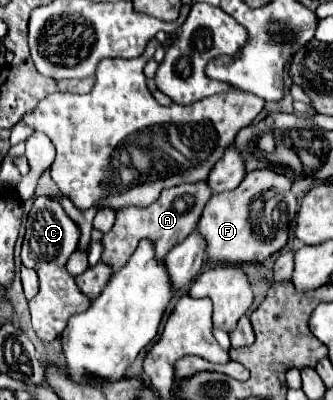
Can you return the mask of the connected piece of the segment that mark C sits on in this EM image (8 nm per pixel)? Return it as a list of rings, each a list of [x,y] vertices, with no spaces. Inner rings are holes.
[[[40,196],[34,200],[34,206],[28,214],[26,236],[22,244],[22,264],[38,272],[40,292],[30,300],[30,314],[34,332],[42,342],[52,342],[62,334],[66,322],[72,314],[84,312],[90,306],[90,298],[84,298],[80,288],[76,286],[74,276],[66,270],[66,262],[74,250],[78,250],[80,230],[62,210],[60,202],[48,196]]]

